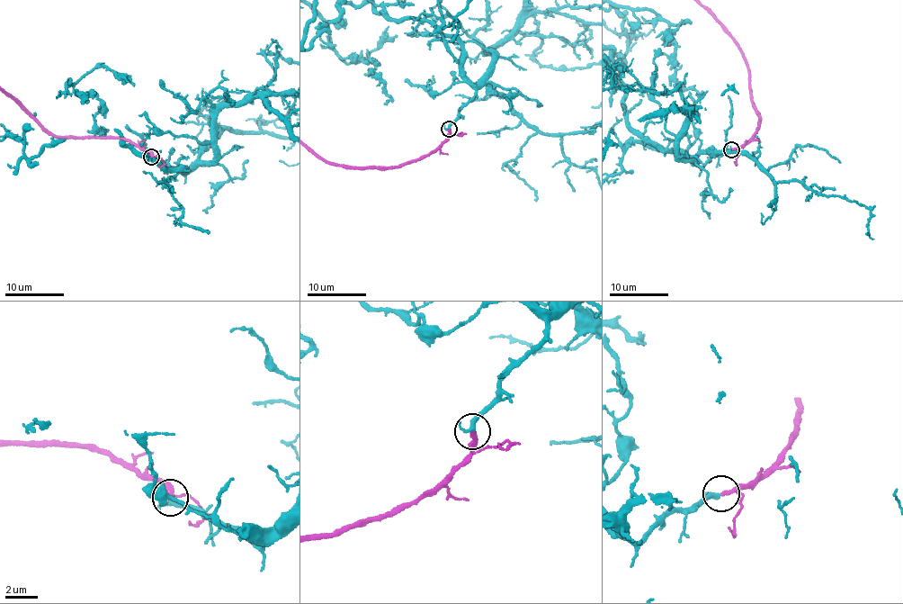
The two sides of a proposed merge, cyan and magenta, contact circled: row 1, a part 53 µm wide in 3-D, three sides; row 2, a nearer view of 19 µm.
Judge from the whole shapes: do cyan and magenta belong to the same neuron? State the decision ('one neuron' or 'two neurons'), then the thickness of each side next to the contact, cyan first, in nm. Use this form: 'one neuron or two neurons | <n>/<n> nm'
one neuron | 240/180 nm

